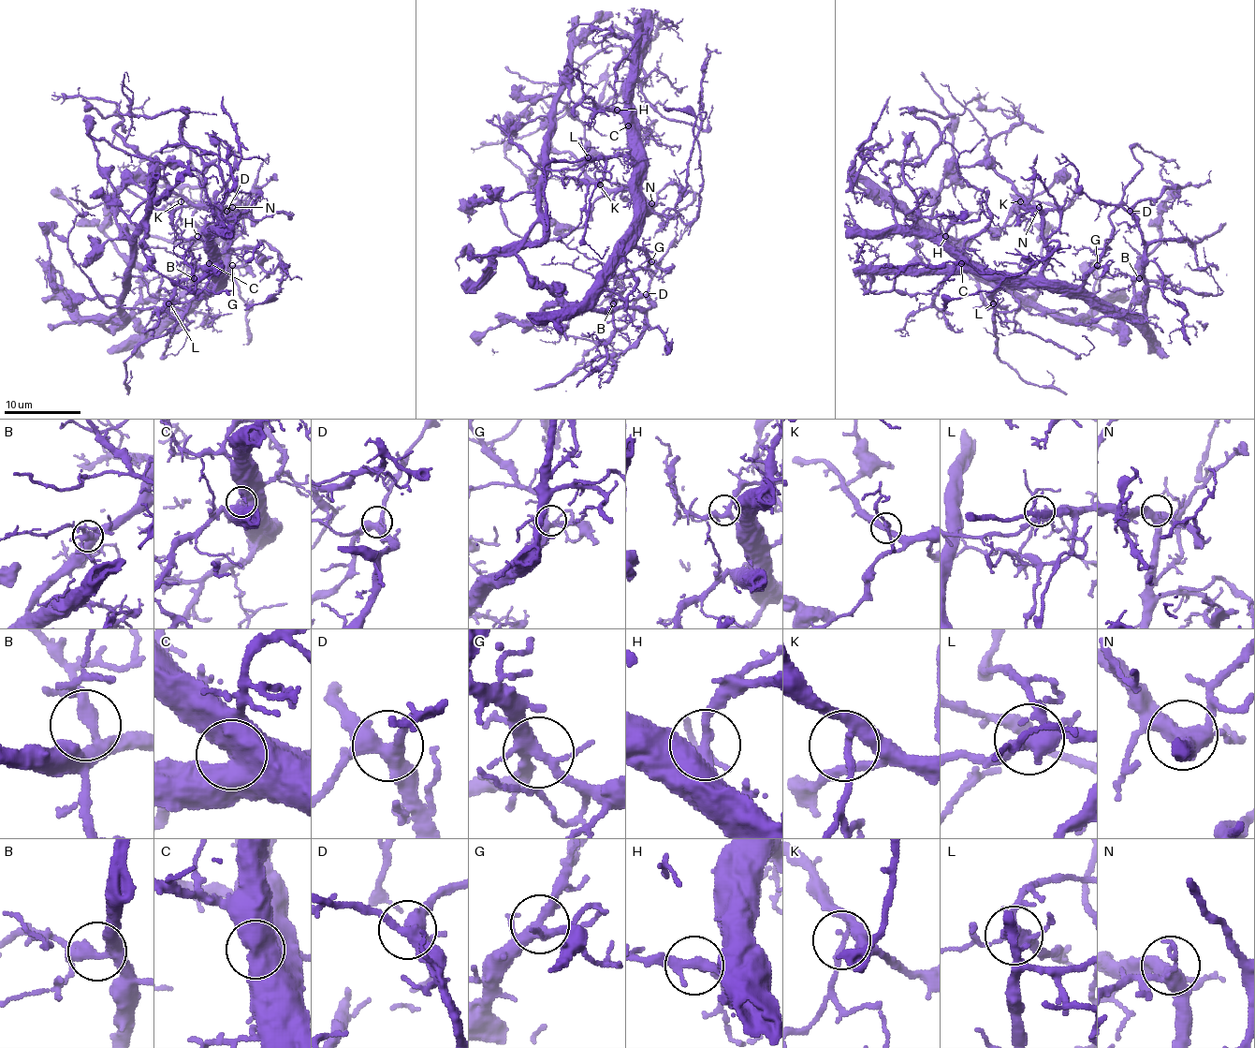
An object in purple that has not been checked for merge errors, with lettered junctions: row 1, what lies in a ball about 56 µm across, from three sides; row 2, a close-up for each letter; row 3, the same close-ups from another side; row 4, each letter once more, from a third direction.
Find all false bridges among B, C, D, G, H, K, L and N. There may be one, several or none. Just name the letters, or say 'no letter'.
no letter

